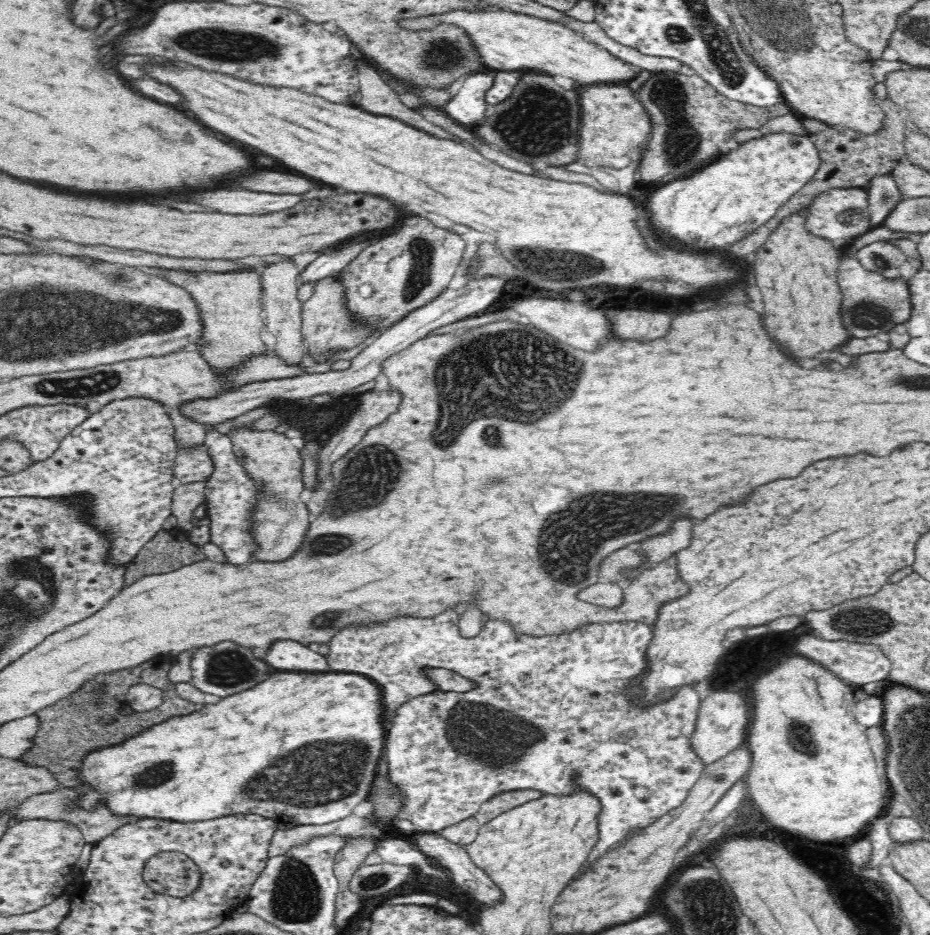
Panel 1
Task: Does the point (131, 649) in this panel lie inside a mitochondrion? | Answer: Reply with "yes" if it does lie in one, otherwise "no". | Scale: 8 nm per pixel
no

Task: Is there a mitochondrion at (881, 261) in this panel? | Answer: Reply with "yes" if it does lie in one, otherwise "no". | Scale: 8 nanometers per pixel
yes

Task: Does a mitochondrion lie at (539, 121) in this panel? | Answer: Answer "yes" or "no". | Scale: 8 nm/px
yes

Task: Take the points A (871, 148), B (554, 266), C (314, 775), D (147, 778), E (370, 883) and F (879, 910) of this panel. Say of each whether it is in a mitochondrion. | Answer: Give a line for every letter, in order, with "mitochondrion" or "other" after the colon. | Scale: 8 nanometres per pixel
A: other
B: mitochondrion
C: mitochondrion
D: mitochondrion
E: mitochondrion
F: other

